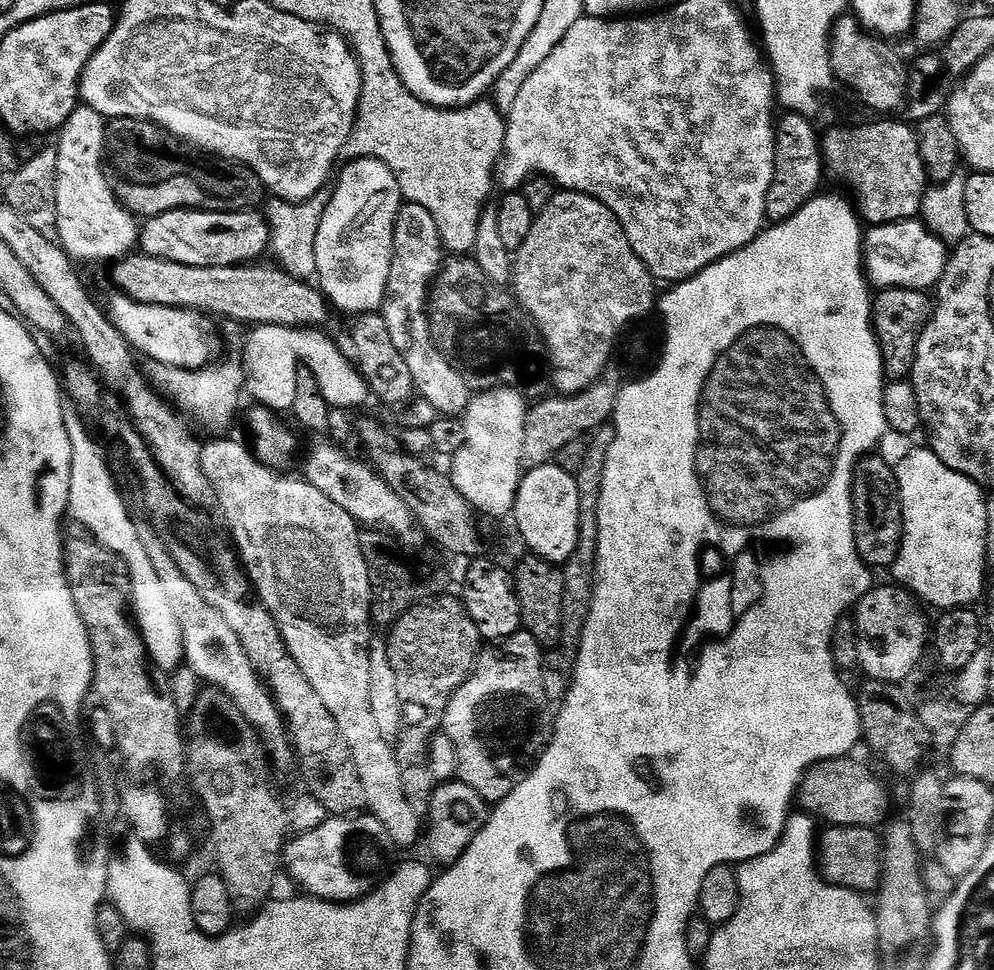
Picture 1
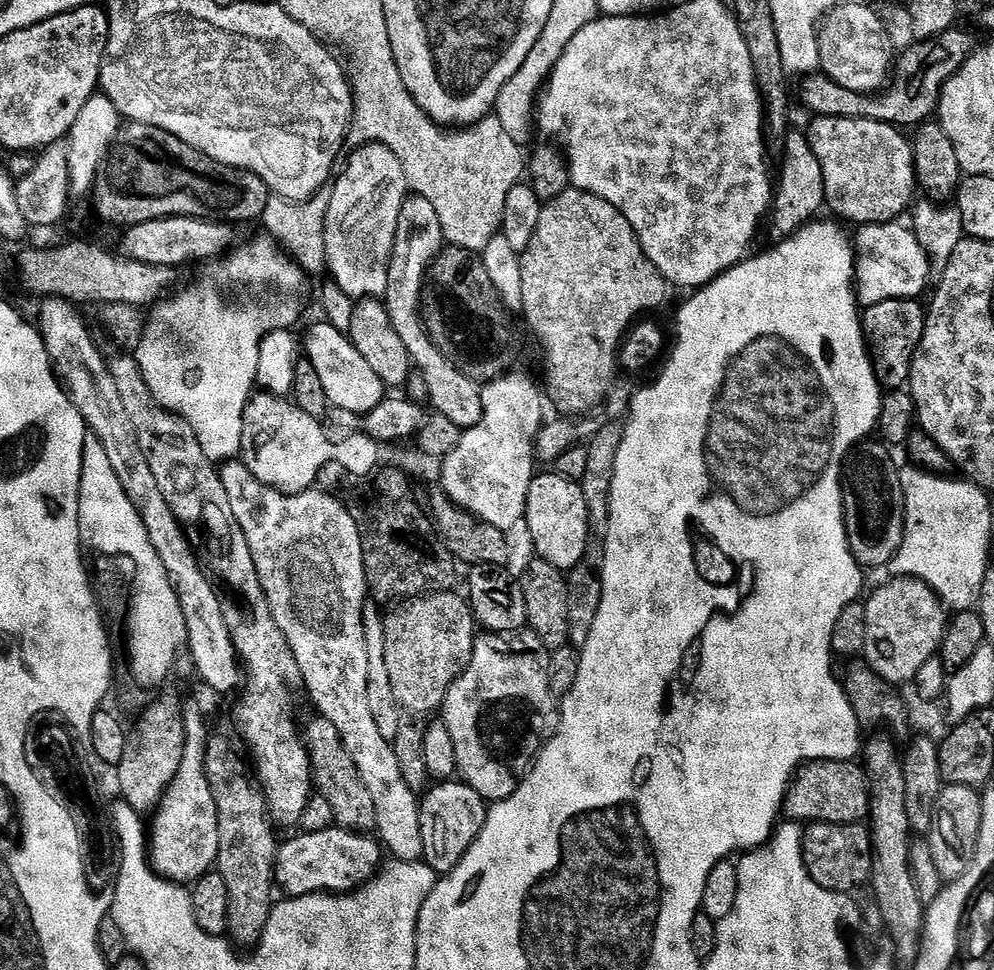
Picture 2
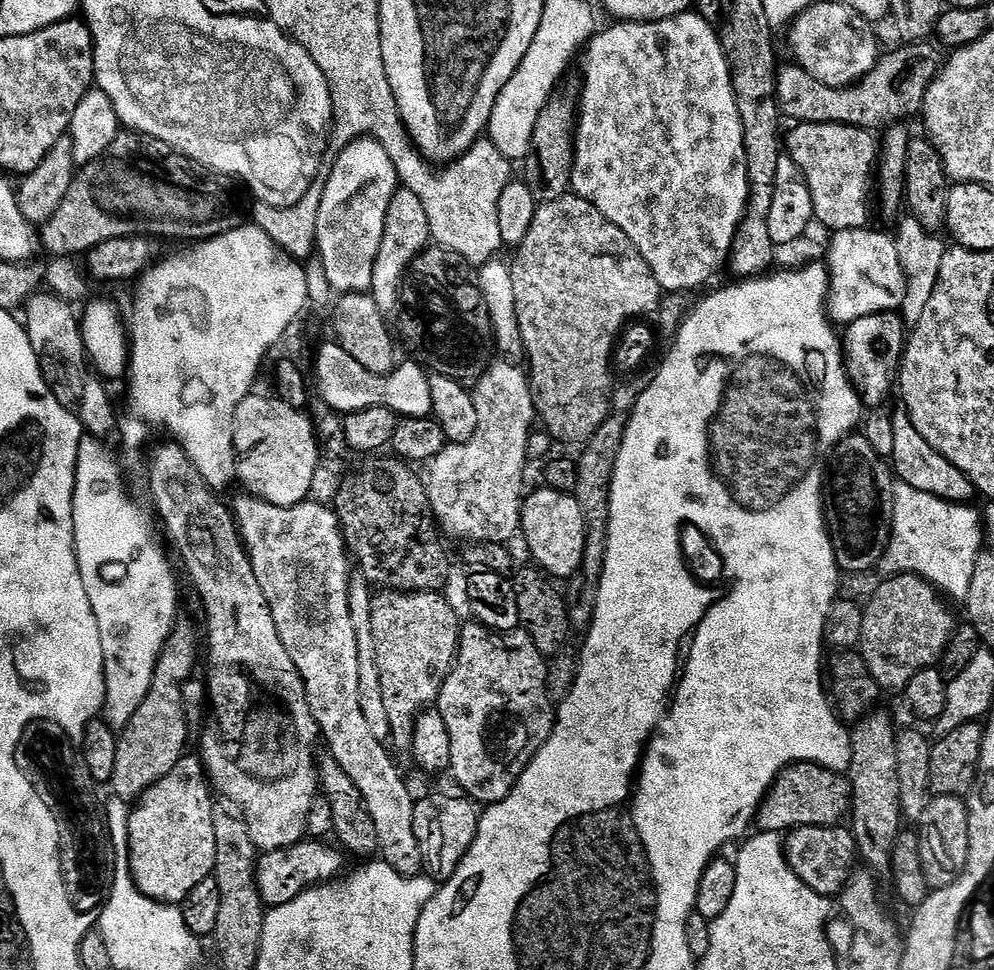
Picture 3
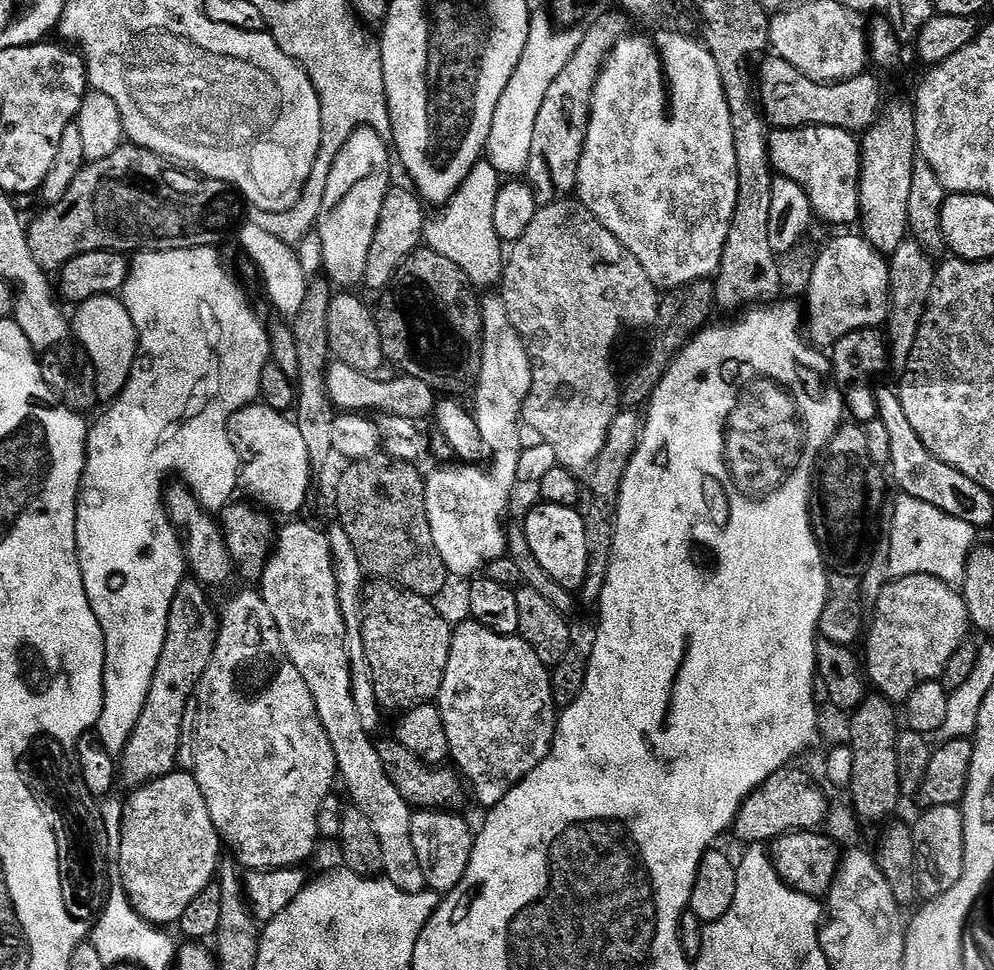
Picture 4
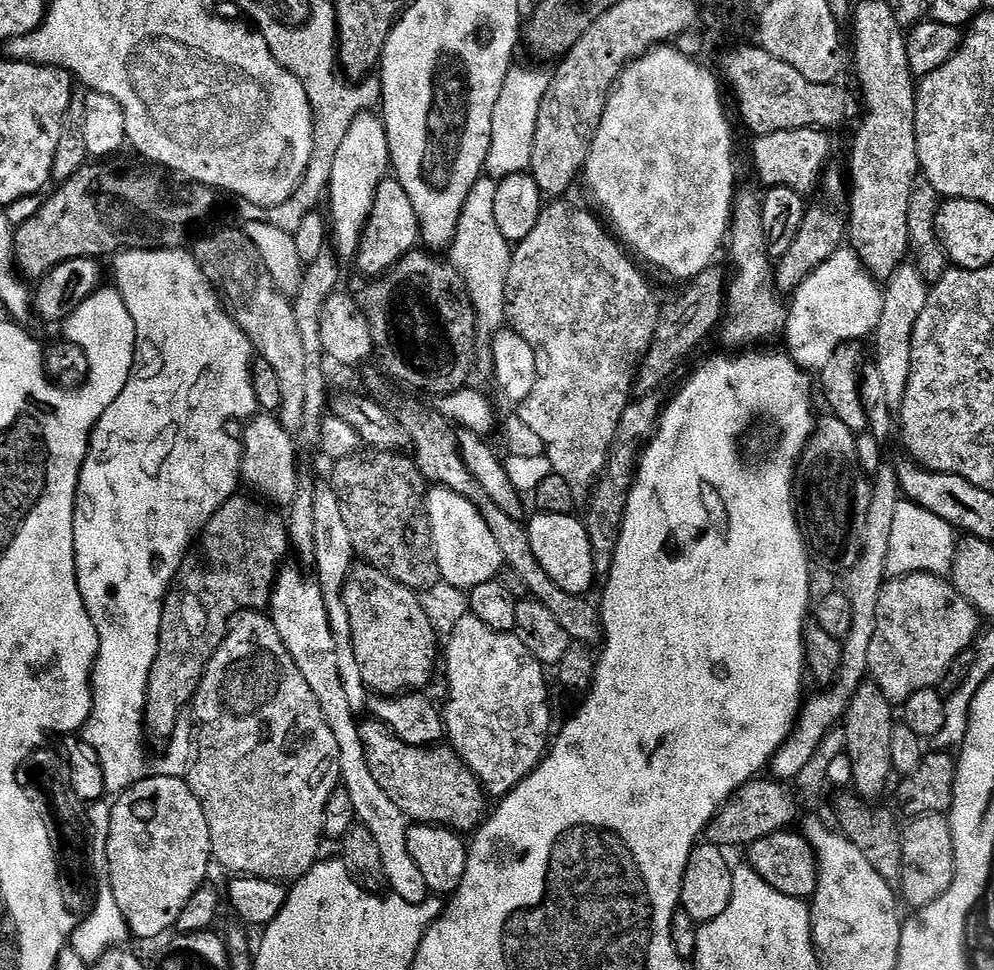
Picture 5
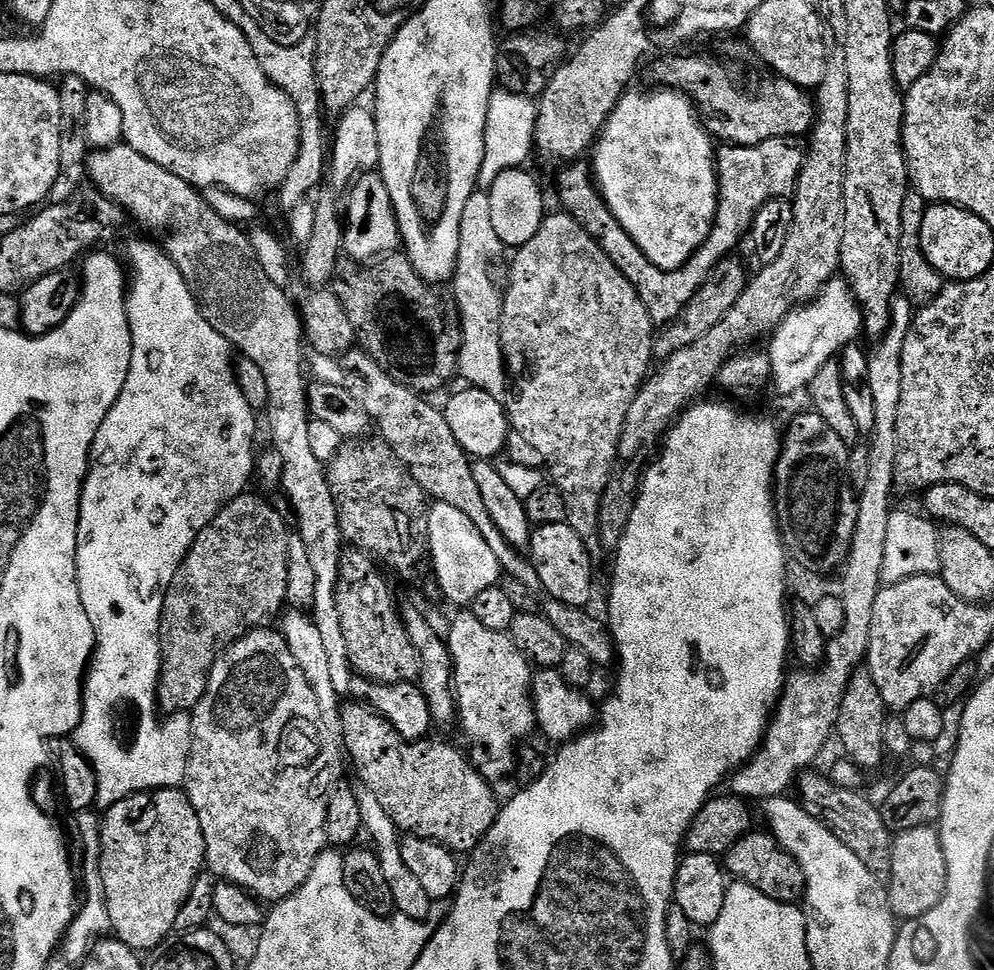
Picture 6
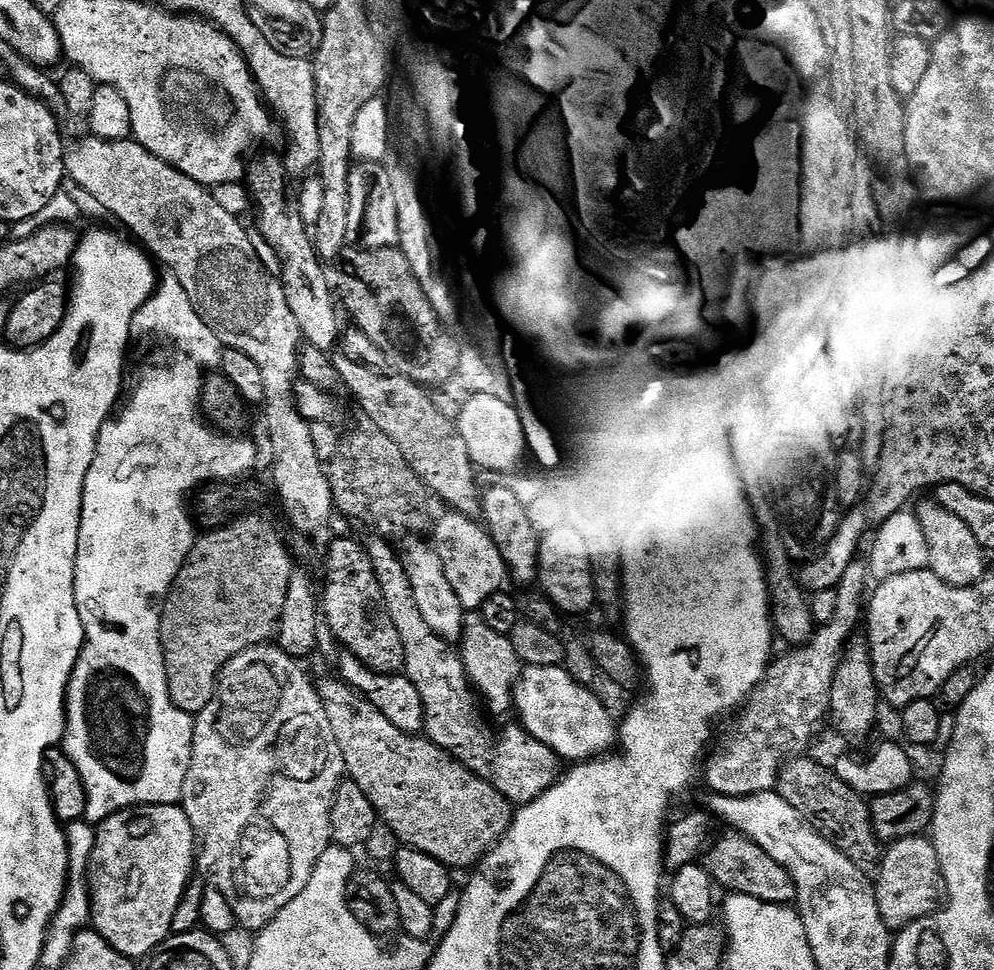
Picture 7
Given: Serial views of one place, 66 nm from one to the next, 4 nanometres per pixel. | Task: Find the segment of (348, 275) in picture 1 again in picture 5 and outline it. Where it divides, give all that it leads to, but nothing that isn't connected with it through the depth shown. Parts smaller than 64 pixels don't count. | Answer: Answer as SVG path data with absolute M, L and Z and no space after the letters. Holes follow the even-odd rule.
M362 114L346 130L342 146L338 146L336 162L328 179L326 193L327 219L330 221L330 248L341 261L357 259L360 256L360 243L368 215L372 212L373 194L385 179L389 167L388 135L384 129L383 119Z

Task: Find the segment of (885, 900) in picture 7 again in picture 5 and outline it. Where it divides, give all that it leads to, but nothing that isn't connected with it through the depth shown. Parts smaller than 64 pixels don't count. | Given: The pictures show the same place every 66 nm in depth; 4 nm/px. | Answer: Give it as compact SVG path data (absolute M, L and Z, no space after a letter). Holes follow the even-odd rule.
M929 814L917 816L907 821L902 835L902 874L898 885L899 895L903 903L909 904L909 909L919 910L934 902L950 886L956 877L956 859L954 858L954 842L950 834L948 817L944 814Z

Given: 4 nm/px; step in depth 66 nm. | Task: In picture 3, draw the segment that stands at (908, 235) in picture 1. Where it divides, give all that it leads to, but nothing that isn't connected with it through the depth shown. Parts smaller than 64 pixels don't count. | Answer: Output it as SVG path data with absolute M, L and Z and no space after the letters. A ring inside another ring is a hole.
M859 228L858 230L838 231L831 235L828 250L827 267L830 269L829 315L840 326L847 326L859 318L872 314L897 311L904 305L905 294L908 293L908 275L901 262L897 241L875 228Z

